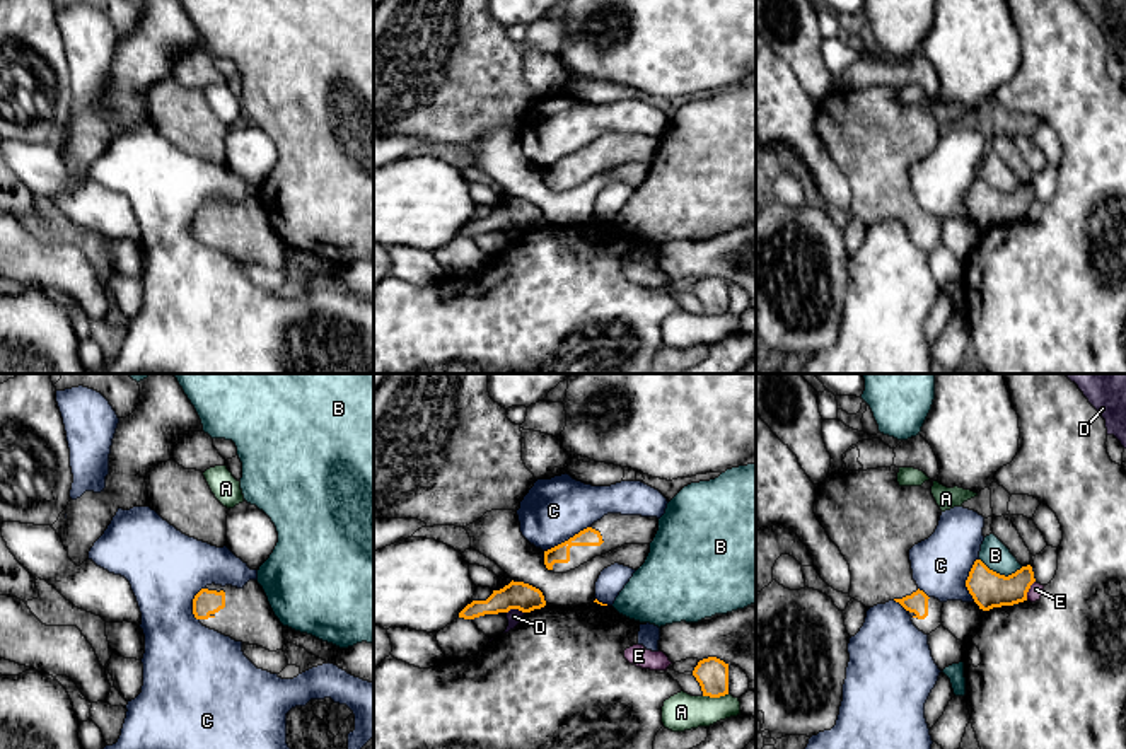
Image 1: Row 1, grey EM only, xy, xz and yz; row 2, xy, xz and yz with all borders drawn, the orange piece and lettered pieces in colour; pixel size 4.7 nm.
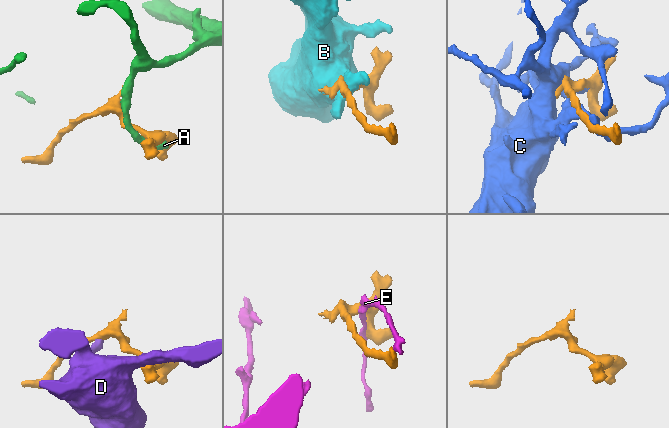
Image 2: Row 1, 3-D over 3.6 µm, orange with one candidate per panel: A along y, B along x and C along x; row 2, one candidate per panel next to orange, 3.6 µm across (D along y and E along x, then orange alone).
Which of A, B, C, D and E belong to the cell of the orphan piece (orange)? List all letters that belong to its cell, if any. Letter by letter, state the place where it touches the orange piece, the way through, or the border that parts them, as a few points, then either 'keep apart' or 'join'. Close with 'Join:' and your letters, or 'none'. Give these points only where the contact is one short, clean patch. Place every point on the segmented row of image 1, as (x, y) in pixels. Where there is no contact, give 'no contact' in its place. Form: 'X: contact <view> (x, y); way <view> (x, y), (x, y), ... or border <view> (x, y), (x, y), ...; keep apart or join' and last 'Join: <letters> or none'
A: contact xz (715, 696); border xz (727, 693), (703, 696); keep apart
B: contact yz (1002, 575); keep apart
C: contact xz (568, 539); keep apart
D: contact xz (516, 608); border xz (524, 611), (510, 609), (507, 613); keep apart
E: contact yz (1027, 591); keep apart
Join: none

